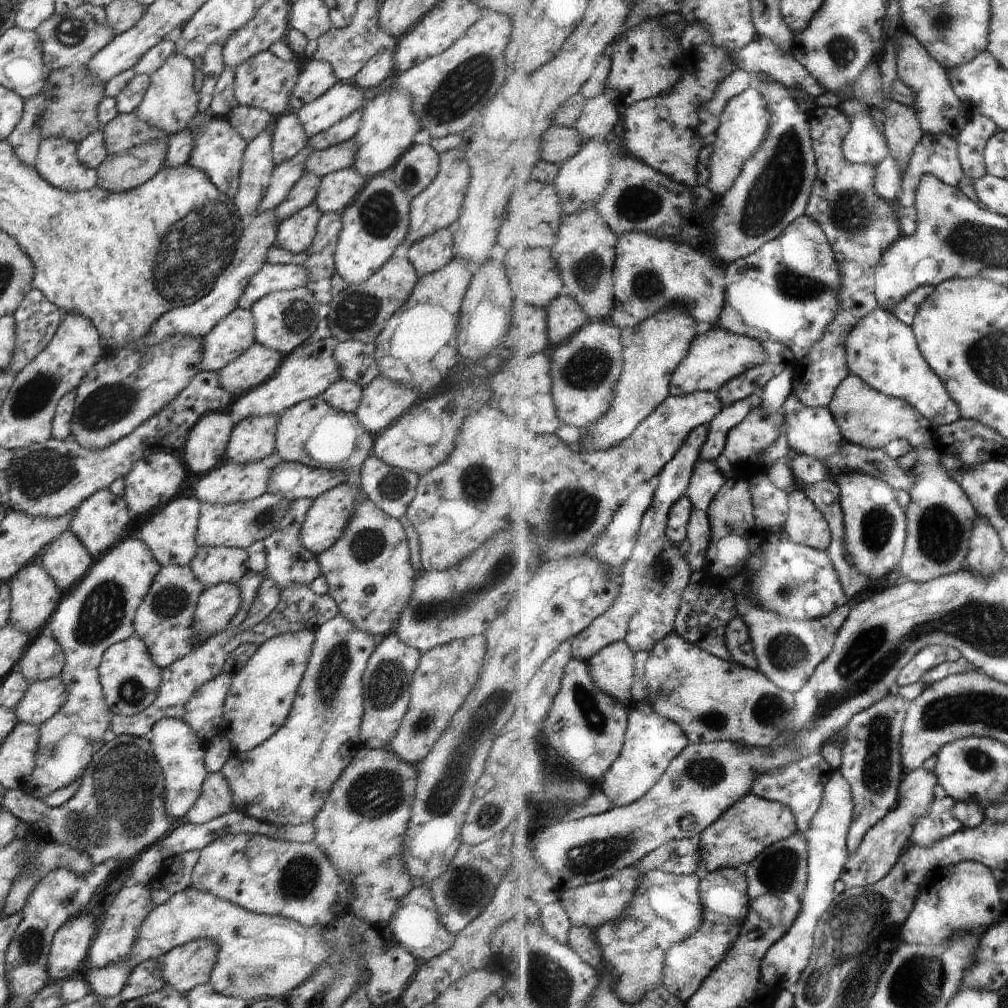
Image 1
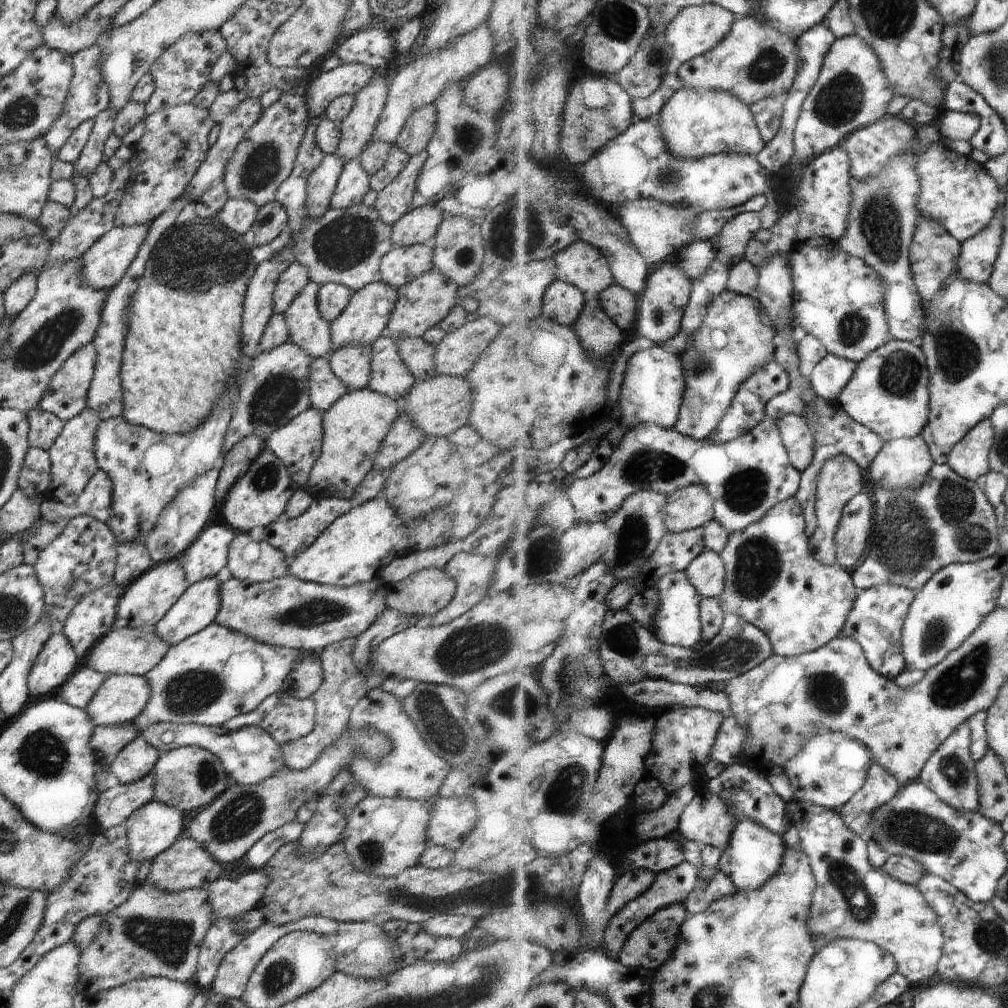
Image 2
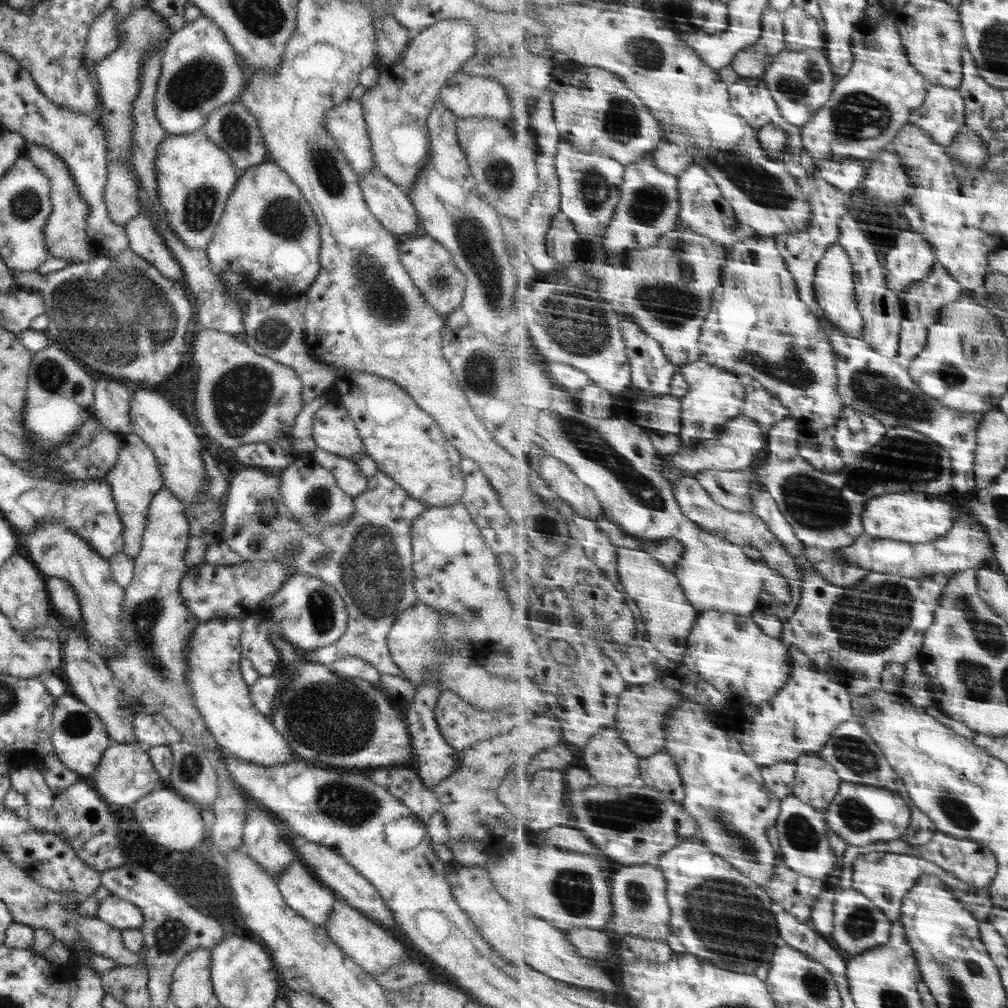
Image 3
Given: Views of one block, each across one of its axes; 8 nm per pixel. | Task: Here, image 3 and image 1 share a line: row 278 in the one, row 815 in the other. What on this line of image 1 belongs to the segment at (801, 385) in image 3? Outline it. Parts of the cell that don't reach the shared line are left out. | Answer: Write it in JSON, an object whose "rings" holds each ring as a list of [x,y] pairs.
{"rings":[[[751,792],[735,803],[711,827],[700,836],[701,868],[695,874],[703,877],[722,868],[739,868],[741,864],[752,863],[772,844],[788,839],[799,832],[796,816],[782,802],[761,798]]]}

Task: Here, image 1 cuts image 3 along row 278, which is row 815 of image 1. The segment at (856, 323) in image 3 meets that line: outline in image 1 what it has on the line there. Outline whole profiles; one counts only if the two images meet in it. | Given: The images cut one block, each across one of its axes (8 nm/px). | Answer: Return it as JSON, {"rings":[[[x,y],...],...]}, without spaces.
{"rings":[[[837,769],[831,780],[826,784],[823,802],[813,817],[811,828],[805,833],[809,847],[808,881],[802,898],[802,909],[788,934],[777,941],[763,959],[763,980],[771,986],[794,989],[797,981],[810,965],[813,952],[813,934],[820,923],[821,917],[828,911],[829,906],[836,898],[833,884],[841,879],[845,865],[849,860],[848,834],[855,818],[855,803],[852,785]]]}

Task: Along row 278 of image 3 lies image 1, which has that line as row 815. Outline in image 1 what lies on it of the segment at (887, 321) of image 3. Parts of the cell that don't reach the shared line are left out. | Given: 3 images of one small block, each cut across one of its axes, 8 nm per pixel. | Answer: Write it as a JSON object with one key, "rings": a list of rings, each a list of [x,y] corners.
{"rings":[[[889,694],[872,707],[857,713],[839,738],[844,759],[841,772],[852,785],[855,818],[848,834],[848,849],[852,855],[862,844],[864,836],[883,820],[898,804],[903,766],[901,742],[903,723],[908,715],[910,700]]]}

